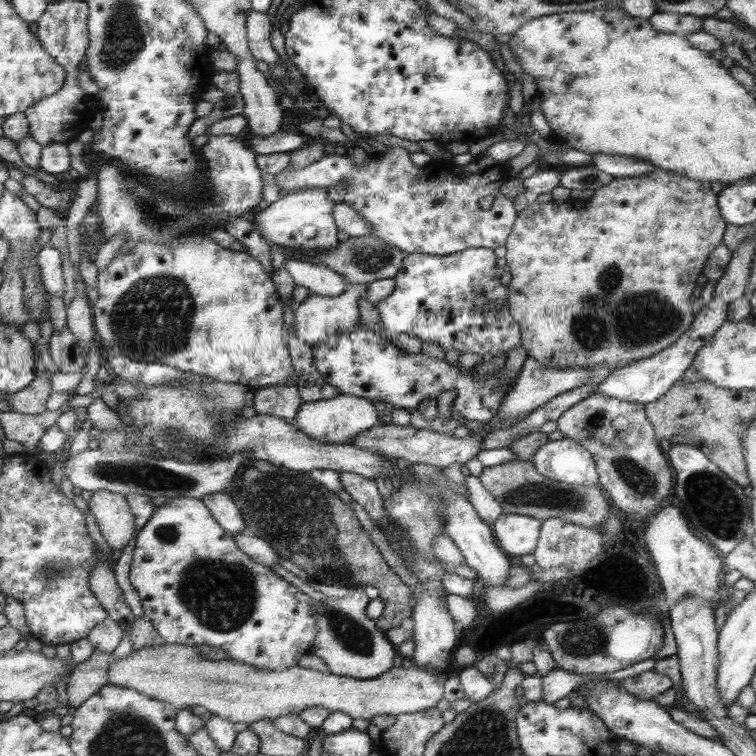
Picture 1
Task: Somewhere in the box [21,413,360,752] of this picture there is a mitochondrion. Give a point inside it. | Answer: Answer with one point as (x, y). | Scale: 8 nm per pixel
(221, 594)

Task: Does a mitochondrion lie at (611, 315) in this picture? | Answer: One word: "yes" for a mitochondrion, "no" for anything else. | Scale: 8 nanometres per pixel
yes

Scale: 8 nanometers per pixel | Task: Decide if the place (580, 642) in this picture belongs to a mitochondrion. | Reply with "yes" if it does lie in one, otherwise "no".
yes

